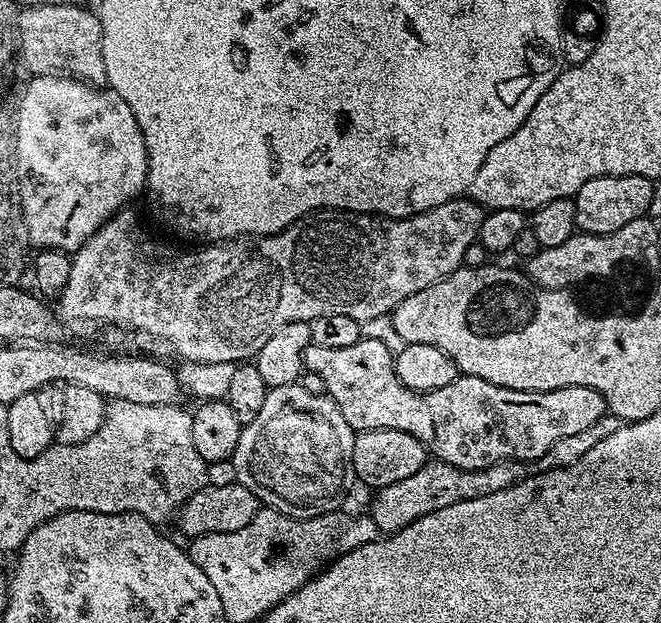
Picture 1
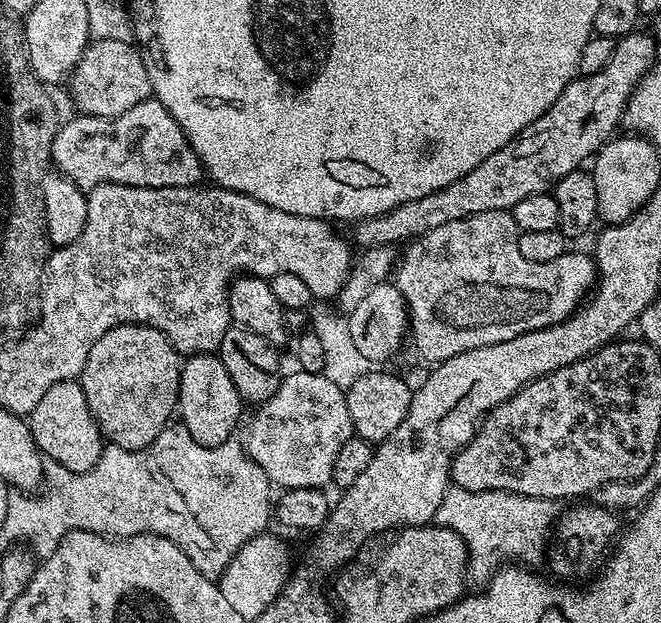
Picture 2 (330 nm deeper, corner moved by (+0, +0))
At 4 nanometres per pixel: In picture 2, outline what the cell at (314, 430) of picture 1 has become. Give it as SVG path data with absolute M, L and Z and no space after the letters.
M293 370L280 381L278 390L264 404L255 409L256 417L248 428L246 447L248 457L268 475L269 481L281 489L319 488L332 484L334 460L338 458L338 450L354 435L350 410L346 406L345 389L339 388L329 378L318 373L306 373Z

